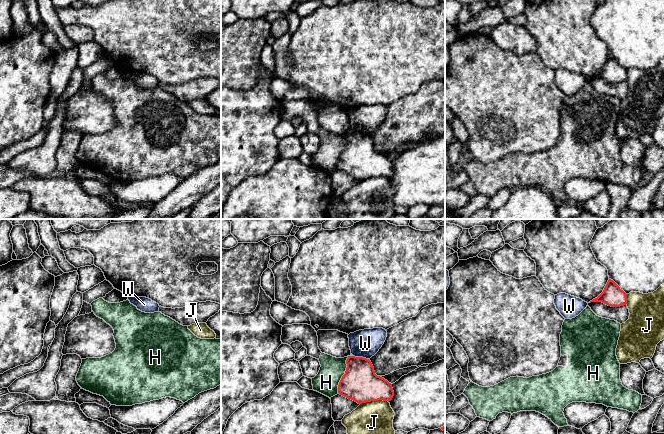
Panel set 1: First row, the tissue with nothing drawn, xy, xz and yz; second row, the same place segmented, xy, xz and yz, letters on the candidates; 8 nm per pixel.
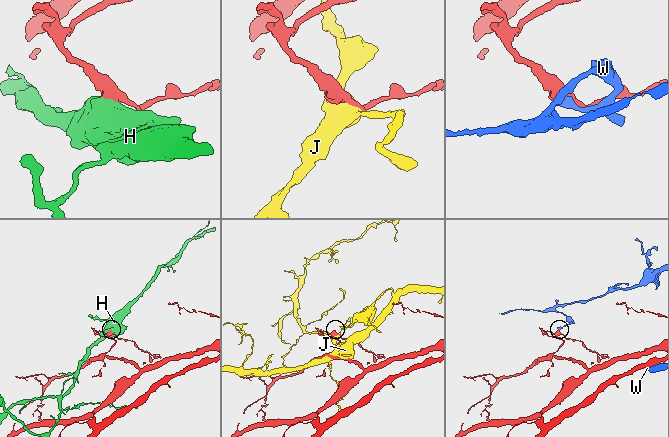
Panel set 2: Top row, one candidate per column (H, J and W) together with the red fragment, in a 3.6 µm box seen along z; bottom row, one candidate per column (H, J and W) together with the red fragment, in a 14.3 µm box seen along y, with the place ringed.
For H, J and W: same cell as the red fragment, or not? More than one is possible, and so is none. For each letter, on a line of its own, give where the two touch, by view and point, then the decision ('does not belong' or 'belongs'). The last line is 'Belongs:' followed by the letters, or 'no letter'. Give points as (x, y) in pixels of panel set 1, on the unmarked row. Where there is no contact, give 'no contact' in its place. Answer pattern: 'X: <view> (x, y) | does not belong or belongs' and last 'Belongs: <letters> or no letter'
H: xz (343, 151) | does not belong
J: xz (374, 176) | does not belong
W: xz (361, 133) | does not belong
Belongs: no letter

